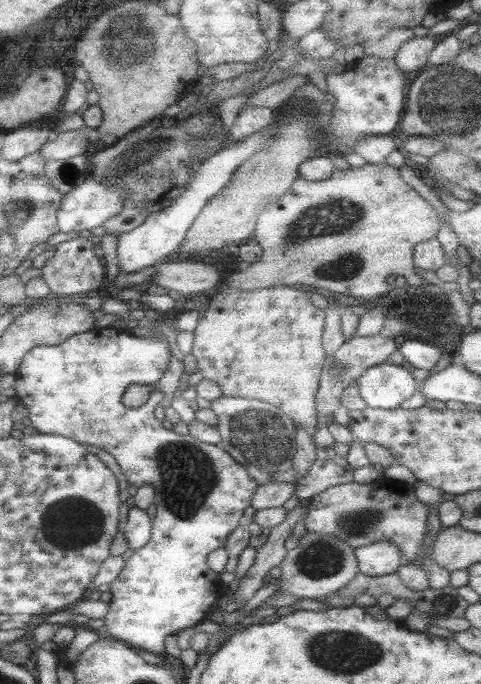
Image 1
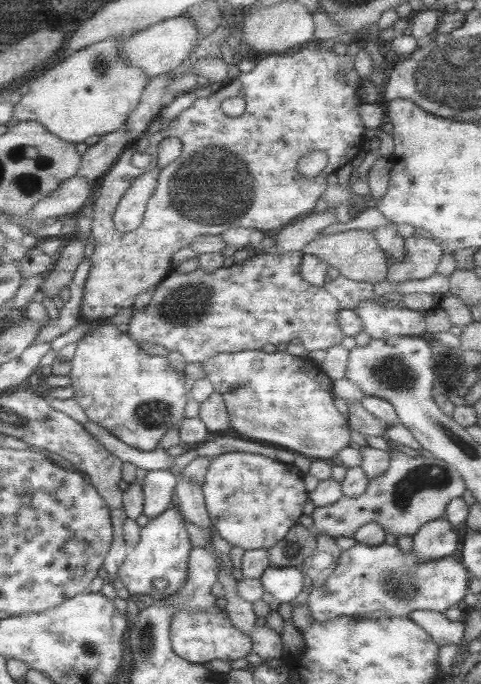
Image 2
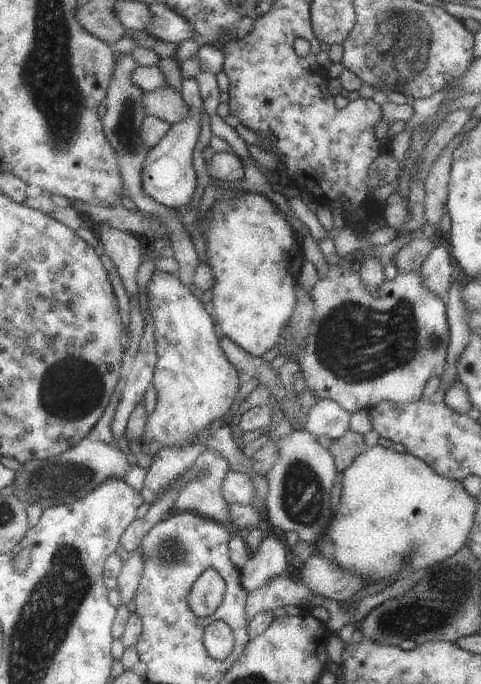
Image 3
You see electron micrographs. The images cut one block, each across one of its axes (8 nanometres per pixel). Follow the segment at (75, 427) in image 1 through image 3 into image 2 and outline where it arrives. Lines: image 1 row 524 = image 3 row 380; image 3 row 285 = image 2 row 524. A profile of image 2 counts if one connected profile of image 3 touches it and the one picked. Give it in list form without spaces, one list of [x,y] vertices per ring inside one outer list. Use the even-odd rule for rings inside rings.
[[[174,505],[169,506],[159,516],[149,519],[147,524],[140,527],[138,543],[128,549],[126,558],[117,570],[117,579],[125,586],[129,595],[142,596],[150,601],[168,598],[184,586],[187,556],[191,549],[185,530],[185,518]],[[159,579],[167,582],[167,586],[161,591],[153,588],[153,581]]]

